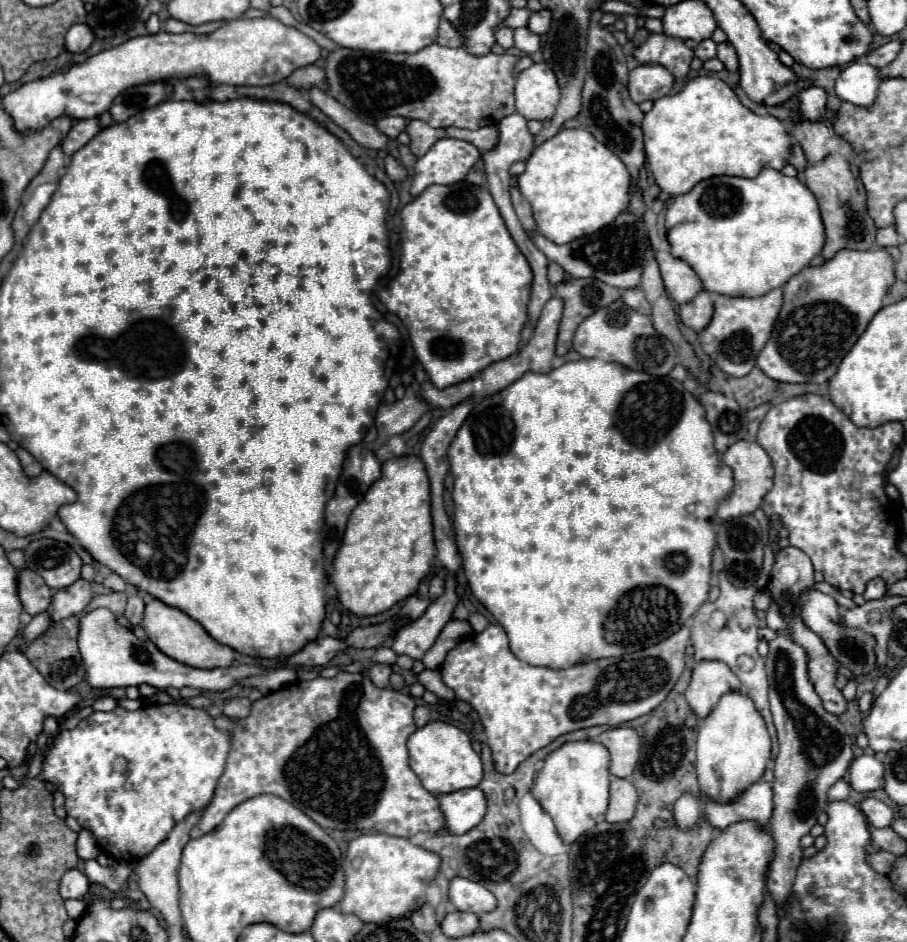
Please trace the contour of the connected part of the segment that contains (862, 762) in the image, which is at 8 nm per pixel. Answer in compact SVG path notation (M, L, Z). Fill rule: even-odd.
M862 755L852 761L848 769L848 777L854 791L868 793L882 789L882 763L876 761L876 757Z

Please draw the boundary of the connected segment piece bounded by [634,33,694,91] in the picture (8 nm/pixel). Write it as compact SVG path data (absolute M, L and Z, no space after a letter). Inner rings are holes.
M648 33L646 41L634 47L634 57L640 63L666 67L676 81L674 91L680 91L686 85L694 51L688 49L680 39L672 39L664 33Z

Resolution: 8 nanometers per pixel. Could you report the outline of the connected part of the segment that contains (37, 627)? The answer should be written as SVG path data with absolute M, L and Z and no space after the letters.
M40 613L40 615L32 617L32 621L22 629L24 641L26 641L26 643L32 643L34 639L38 639L38 637L46 631L48 625L50 625L50 615L48 615L48 613Z

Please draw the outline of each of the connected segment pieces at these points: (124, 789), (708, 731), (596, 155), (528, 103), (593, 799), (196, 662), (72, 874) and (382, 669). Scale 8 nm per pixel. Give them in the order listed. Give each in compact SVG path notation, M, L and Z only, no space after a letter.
M156 703L144 705L138 711L128 711L118 705L108 713L90 713L72 731L62 729L54 741L54 749L46 753L42 773L38 777L42 781L48 779L64 793L68 815L84 829L92 831L98 847L106 855L116 861L134 863L154 851L154 847L170 835L176 823L190 813L202 811L212 801L216 783L224 773L228 751L230 735L218 731L204 709L178 703Z
M732 691L722 695L710 715L700 721L696 747L696 771L702 793L714 797L714 801L730 801L750 783L762 779L772 753L772 739L754 701L742 691Z
M562 129L532 151L526 161L526 171L518 179L518 189L532 205L538 231L546 239L562 245L610 225L626 209L630 173L588 129Z
M534 63L516 79L516 111L526 119L550 119L554 115L560 89L556 75L546 63Z
M574 741L564 743L558 751L550 753L544 759L544 767L540 769L532 795L542 805L542 809L552 817L558 835L562 841L572 843L590 827L596 825L598 817L602 817L608 809L608 793L610 773L608 773L608 751L596 741Z
M154 599L152 603L146 605L144 611L144 619L140 623L148 635L148 639L168 657L176 659L178 663L186 663L190 667L198 667L198 669L216 669L216 667L230 667L234 661L234 649L214 641L204 627L194 621L192 617L188 617L184 611L174 609L158 599Z
M70 869L64 873L60 881L60 895L62 899L82 899L90 887L90 881L78 869Z
M372 665L372 667L370 667L370 679L372 679L378 687L386 687L390 675L392 675L392 667L390 667L390 665Z

